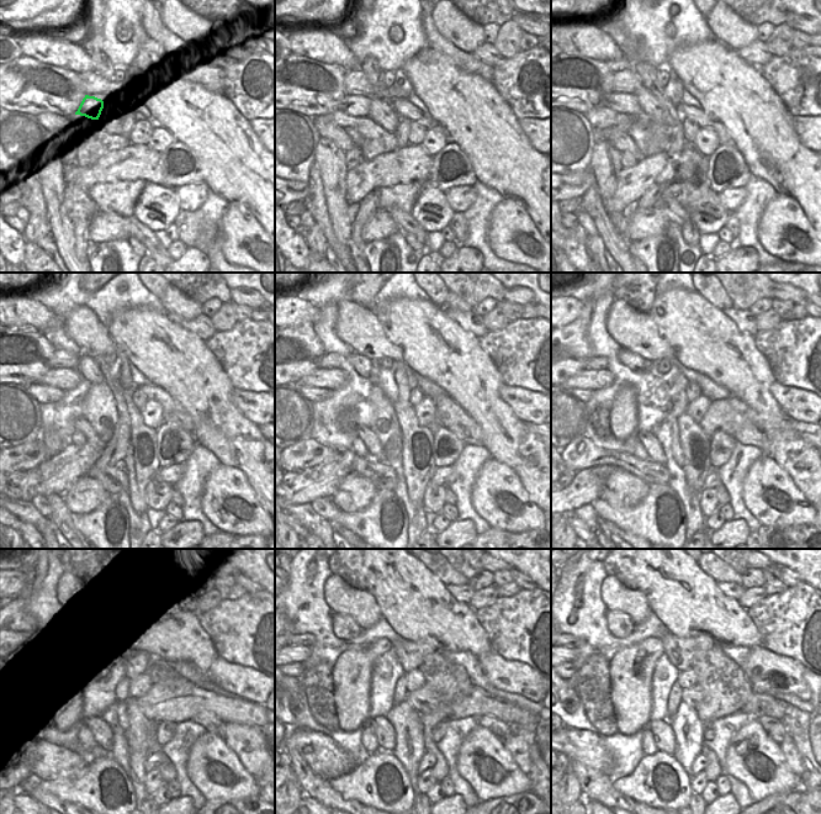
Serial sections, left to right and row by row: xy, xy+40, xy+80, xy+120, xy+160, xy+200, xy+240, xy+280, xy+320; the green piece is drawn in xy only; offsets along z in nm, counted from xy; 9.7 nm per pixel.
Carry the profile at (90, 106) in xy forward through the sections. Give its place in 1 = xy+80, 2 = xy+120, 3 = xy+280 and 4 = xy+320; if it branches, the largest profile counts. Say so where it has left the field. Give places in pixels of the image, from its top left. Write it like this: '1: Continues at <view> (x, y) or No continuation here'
1: Continues at xy+80 (628, 104)
2: Continues at xy+120 (65, 379)
3: Continues at xy+280 (300, 654)
4: Continues at xy+320 (576, 648).

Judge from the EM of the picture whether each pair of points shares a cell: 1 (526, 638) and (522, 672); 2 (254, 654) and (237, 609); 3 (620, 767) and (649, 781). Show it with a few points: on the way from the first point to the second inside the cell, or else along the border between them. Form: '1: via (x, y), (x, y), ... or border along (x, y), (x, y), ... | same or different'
1: border along (496, 653), (508, 660), (525, 662), (538, 672) | different
2: via (254, 643), (254, 635), (239, 620) | same
3: border along (645, 755), (629, 775), (612, 780) | different

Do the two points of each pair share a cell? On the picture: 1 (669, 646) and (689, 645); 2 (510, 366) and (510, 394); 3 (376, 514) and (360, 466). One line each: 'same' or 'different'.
1: same
2: different
3: different

